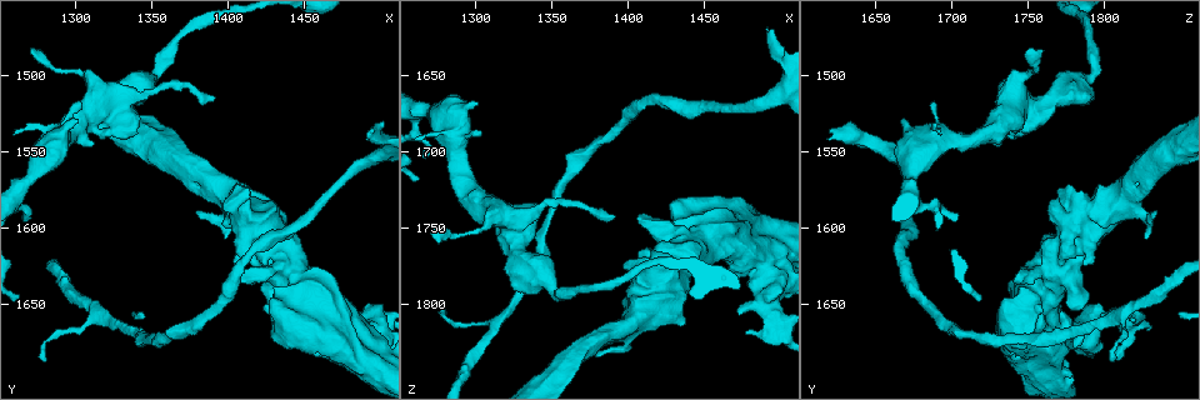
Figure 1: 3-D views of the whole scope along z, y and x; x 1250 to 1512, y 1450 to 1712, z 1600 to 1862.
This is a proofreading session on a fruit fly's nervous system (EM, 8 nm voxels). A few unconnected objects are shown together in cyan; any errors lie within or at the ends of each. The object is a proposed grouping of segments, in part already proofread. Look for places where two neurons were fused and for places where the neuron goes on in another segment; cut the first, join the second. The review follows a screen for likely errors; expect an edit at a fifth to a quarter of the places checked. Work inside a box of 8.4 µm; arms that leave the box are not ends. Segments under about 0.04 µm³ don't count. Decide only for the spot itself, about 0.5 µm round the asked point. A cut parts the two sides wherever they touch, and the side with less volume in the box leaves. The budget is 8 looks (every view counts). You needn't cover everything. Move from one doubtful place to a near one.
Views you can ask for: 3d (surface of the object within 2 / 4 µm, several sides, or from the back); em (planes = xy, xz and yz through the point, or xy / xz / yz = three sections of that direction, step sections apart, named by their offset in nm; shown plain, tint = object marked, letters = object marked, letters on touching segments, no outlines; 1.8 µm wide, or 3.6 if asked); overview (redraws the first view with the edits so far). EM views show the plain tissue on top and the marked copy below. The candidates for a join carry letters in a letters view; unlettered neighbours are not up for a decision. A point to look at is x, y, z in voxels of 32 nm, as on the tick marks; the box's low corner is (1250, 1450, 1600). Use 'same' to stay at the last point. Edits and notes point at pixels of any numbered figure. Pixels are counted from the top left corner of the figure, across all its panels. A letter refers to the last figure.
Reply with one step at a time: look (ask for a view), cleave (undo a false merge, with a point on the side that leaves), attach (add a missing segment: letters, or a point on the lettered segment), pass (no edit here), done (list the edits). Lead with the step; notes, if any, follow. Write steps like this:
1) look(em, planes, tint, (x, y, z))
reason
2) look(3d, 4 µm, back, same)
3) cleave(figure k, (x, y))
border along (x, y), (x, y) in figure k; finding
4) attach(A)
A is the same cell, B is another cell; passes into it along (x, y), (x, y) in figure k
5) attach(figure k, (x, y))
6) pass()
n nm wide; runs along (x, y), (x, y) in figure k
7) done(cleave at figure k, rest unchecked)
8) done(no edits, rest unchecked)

look(em, 3.6 µm, planes, letters, (1418, 1588, 1800))
calibre changes

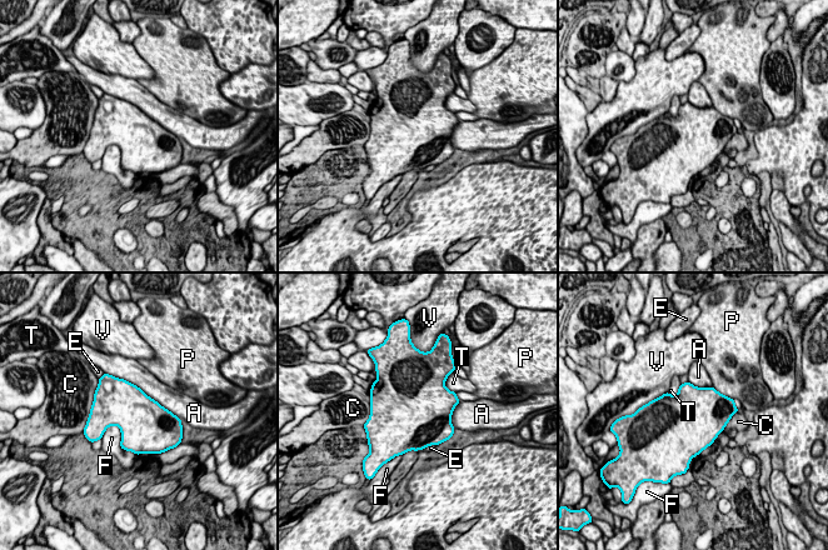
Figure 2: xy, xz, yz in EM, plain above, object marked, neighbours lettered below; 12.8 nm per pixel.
pass()
A, C, E, F, P, T and V are other cells; border along (114, 376), (133, 383), (180, 419) in figure 2; continuous, no second neuron

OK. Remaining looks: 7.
look(3d, 4 µm, (1432, 1630, 1762))
abrupt turn

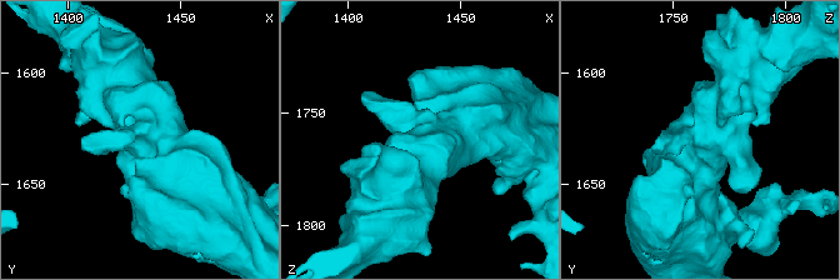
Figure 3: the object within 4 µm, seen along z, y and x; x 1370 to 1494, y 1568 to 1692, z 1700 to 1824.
look(em, 3.6 µm, planes, letters, (1431, 1630, 1764))

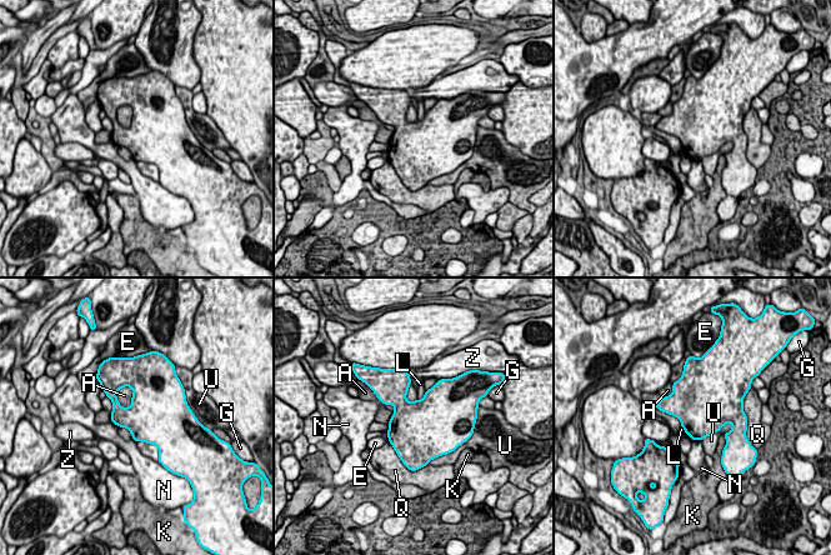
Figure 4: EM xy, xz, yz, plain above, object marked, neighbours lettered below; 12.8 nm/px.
pass()
A, E, G, K, L, N, Q, U and Z are other cells; border along (126, 384), (116, 393), (123, 408) in figure 4; one neuron here

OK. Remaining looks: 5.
look(em, 3.6 µm, planes, letters, (1316, 1520, 1744))

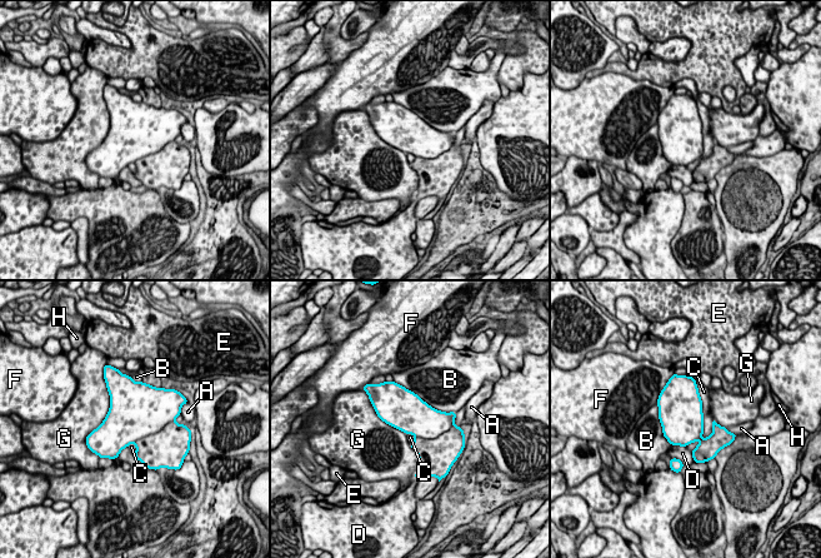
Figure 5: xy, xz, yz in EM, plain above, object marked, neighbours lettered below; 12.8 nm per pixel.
cleave(figure 5, (436, 457))
A, B, C, D, E, F, G and H are other cells; border along (452, 422), (435, 438), (416, 438) in figure 5; two neurons meet here

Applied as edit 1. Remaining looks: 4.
look(overview)
redraw

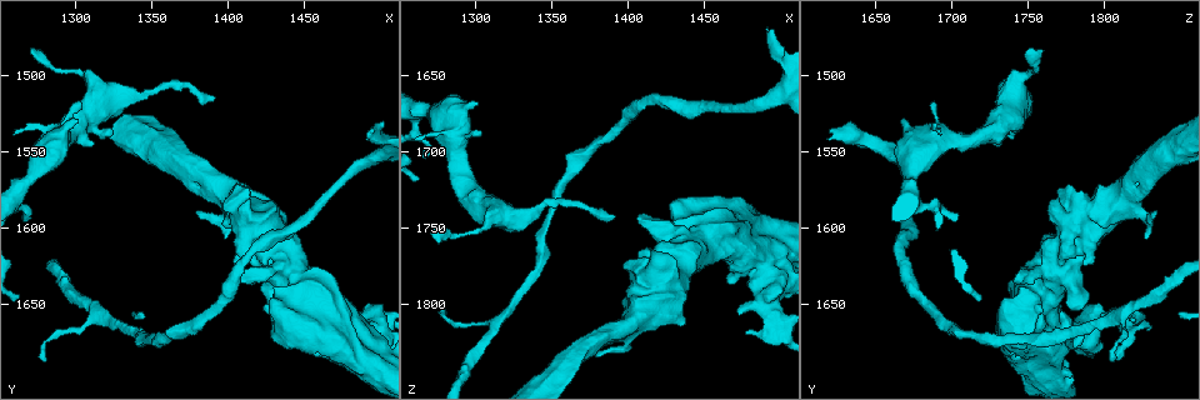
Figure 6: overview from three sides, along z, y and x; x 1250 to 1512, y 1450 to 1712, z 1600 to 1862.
look(em, 3.6 µm, planes, tint, (1274, 1558, 1676))
abrupt turn

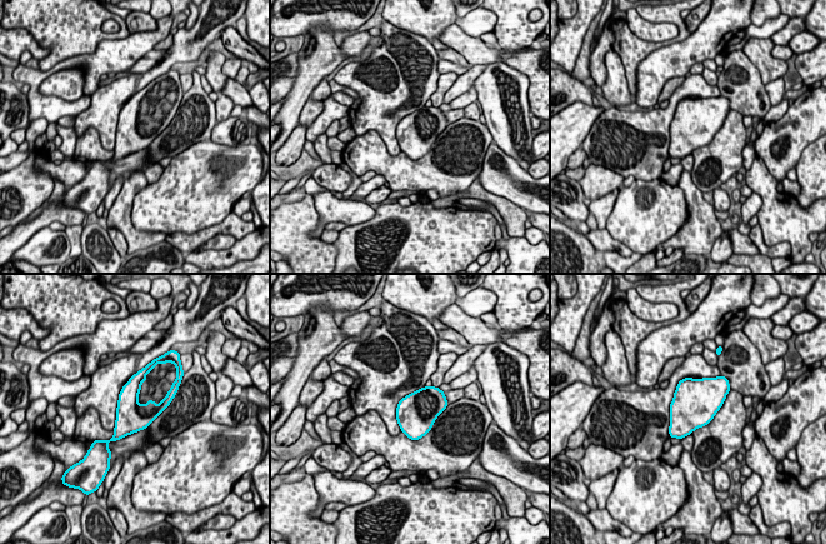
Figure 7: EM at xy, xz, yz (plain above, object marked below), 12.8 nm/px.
look(em, 3.6 µm, planes, letters, same)
see the neighbours

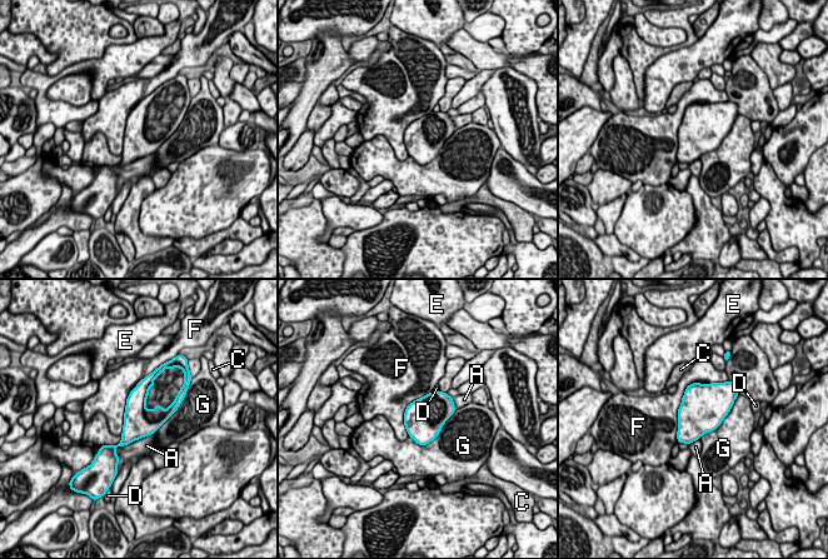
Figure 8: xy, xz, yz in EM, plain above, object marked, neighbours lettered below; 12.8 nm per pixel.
pass()
A, C, D, E, F and G are other cells; border along (721, 382), (687, 387), (677, 442) in figure 8; all the same neuron

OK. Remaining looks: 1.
done(cleave at figure 5, rest unchecked)

